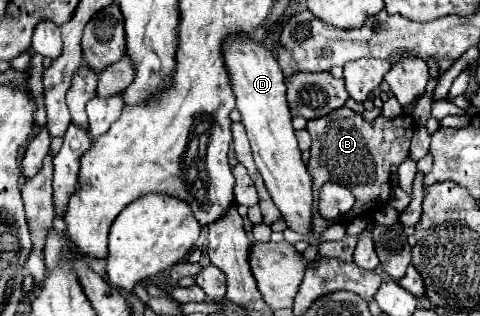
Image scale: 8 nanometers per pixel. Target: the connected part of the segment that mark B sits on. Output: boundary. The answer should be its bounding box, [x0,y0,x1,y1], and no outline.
[307,106,415,218]

